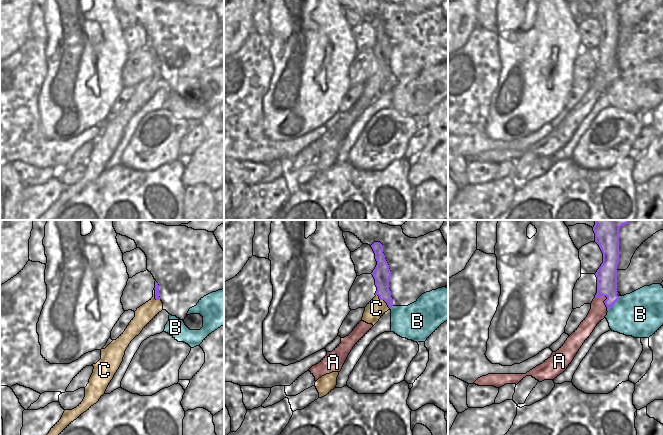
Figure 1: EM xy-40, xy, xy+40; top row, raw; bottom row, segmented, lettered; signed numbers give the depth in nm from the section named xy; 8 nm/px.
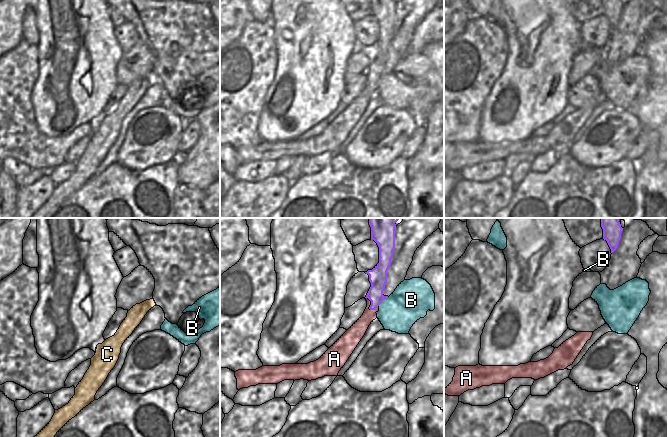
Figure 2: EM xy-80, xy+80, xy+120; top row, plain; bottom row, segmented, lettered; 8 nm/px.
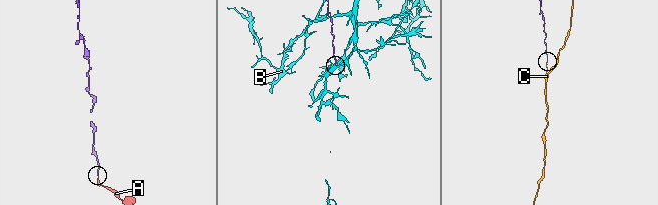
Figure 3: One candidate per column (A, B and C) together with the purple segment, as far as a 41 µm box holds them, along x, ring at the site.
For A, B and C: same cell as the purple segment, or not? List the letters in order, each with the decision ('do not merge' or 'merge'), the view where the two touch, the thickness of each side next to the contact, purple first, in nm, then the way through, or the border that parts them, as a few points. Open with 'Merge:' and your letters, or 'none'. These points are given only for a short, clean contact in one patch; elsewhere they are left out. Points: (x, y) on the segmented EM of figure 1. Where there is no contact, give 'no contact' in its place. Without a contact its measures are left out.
Merge: C
A: do not merge | xy+40 | 160/140 nm | along xy+40 (595, 297), (606, 297), (604, 304), (607, 311)
B: do not merge | xy+40 | 160/380 nm | along xy+40 (619, 296), (607, 310)
C: merge | xy | 140/150 nm | across xy (381, 273), (383, 299), (376, 308)

